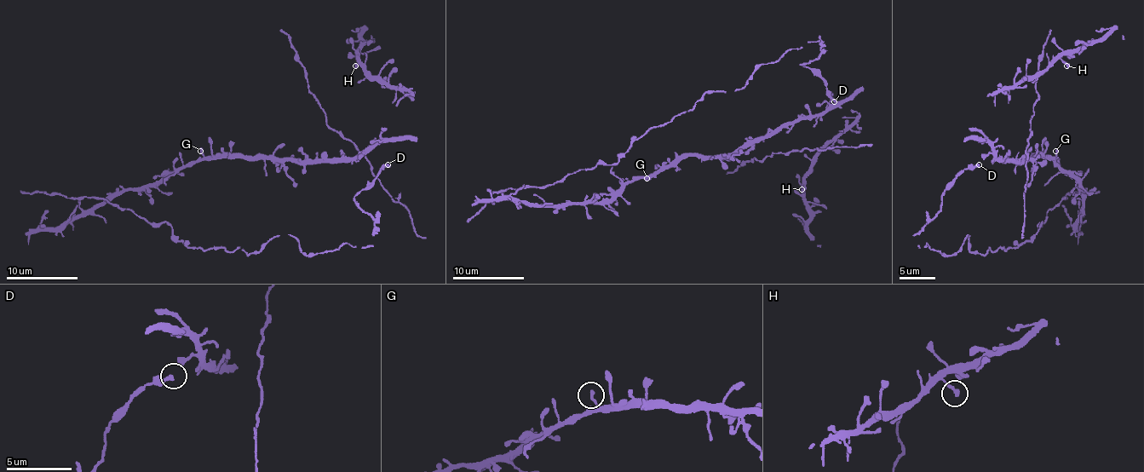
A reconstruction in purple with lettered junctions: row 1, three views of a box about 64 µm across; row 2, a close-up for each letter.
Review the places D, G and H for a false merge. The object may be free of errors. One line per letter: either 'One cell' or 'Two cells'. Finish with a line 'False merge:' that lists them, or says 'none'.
D: One cell
G: One cell
H: One cell
False merge: none

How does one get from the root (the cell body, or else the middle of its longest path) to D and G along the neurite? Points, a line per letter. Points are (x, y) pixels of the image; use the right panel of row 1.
D: (1081, 212), (1065, 196), (1006, 250), (920, 248), (979, 164)
G: (1081, 212), (1081, 186), (1056, 163), (1056, 150)

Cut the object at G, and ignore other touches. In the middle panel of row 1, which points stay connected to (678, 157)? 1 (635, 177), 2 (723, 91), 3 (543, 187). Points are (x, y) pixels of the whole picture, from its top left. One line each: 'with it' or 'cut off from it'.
1: with it
2: cut off from it
3: cut off from it

